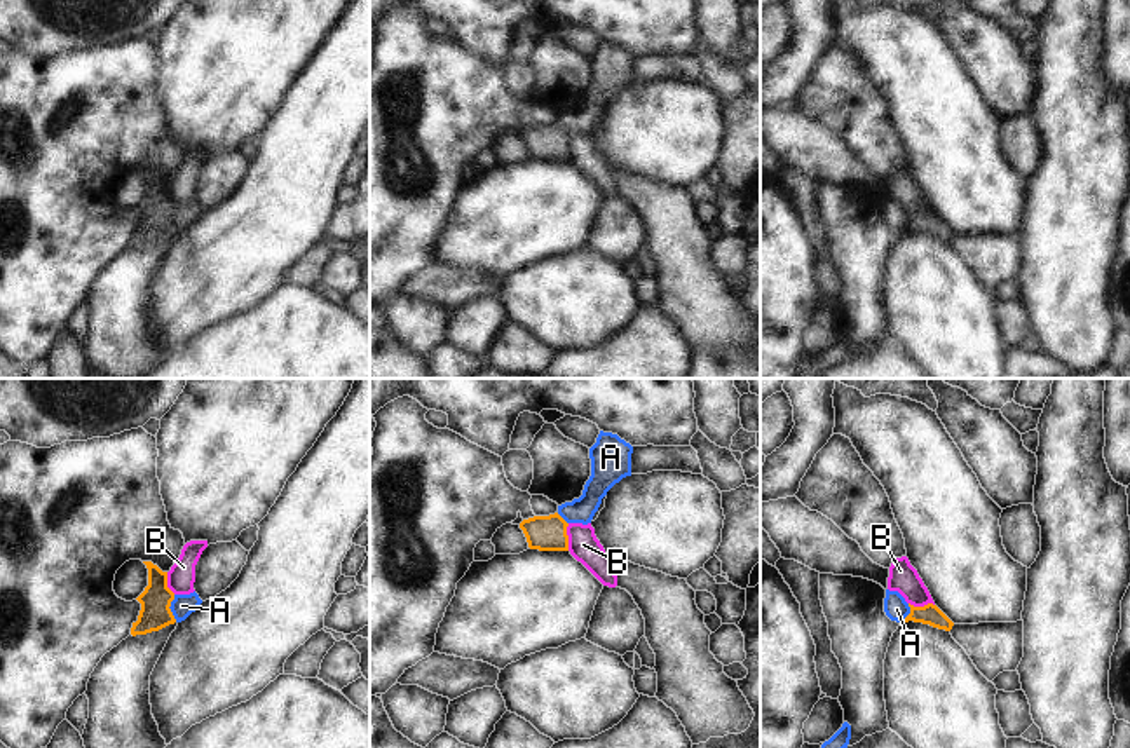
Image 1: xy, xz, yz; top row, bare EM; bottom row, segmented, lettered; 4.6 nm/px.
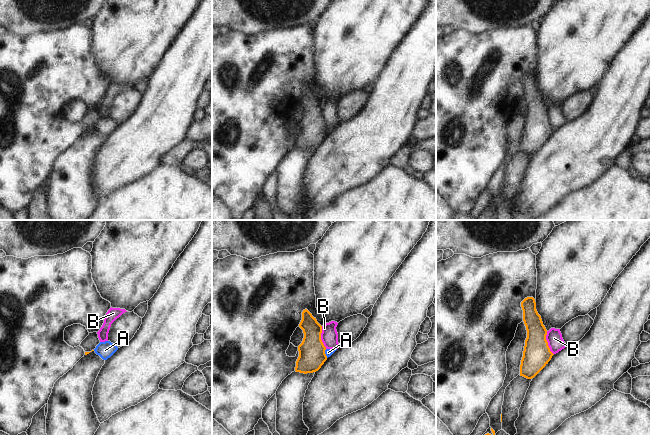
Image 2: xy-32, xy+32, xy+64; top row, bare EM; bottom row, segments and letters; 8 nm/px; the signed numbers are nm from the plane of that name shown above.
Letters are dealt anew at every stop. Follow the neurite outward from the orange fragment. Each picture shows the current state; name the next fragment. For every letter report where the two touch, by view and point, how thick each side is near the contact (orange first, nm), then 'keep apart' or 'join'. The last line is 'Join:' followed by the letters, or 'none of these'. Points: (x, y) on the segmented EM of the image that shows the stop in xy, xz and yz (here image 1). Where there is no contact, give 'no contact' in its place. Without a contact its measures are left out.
A: meets orange in xy at (170, 609); 140 nm thick on the orange side, 100 nm on the other; keep apart
B: meets orange in xz at (567, 537); 160 nm thick on the orange side, 140 nm on the other; keep apart
Join: none of these

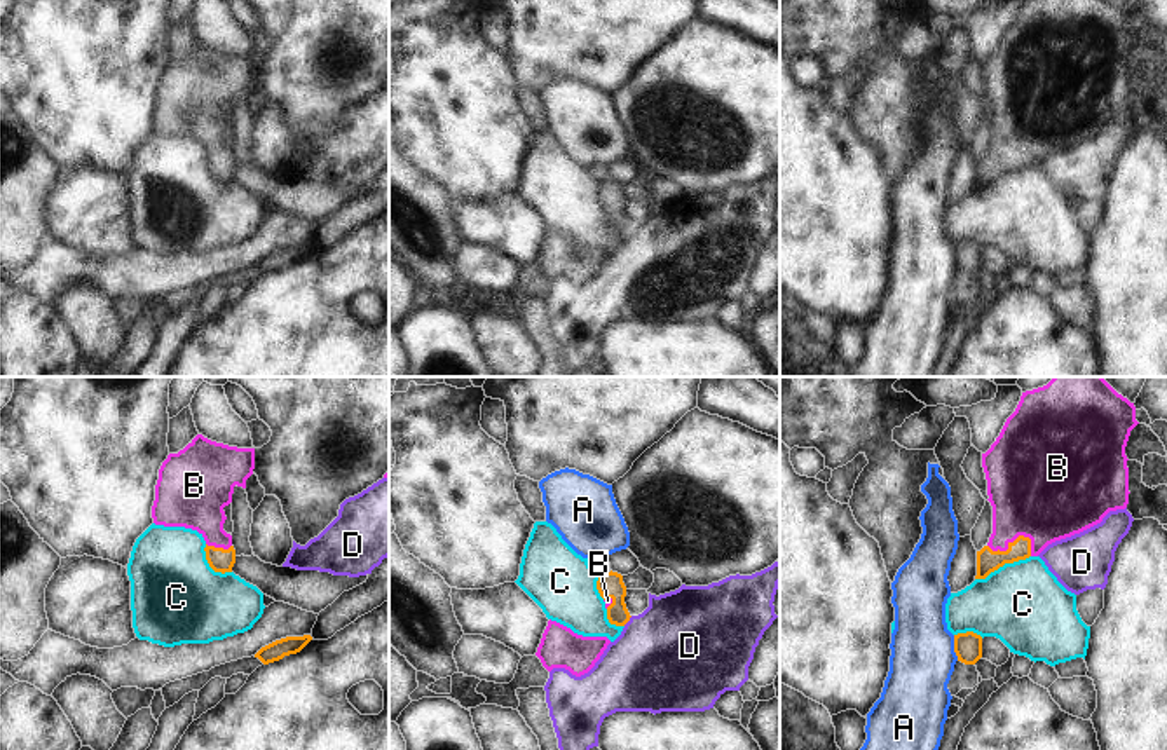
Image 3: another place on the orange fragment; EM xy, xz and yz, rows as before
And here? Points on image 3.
A: meets orange in yz at (955, 647); 130 nm thick on the orange side, 300 nm on the other; keep apart
B: meets orange in yz at (1016, 539); 110 nm thick on the orange side, 440 nm on the other; join
C: meets orange in yz at (1002, 565); 110 nm thick on the orange side, 400 nm on the other; keep apart
D: meets orange in xz at (627, 621); 120 nm thick on the orange side, 480 nm on the other; keep apart
Join: B

